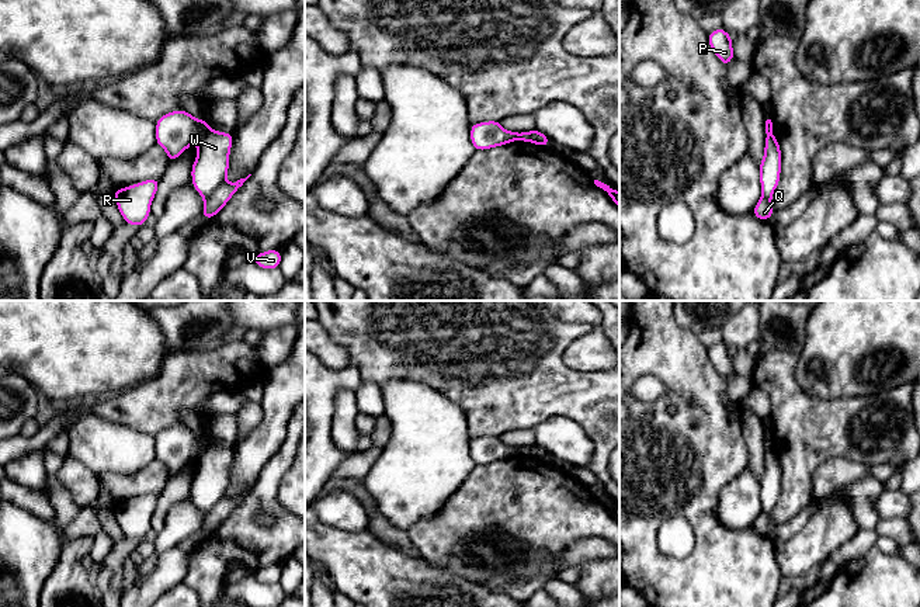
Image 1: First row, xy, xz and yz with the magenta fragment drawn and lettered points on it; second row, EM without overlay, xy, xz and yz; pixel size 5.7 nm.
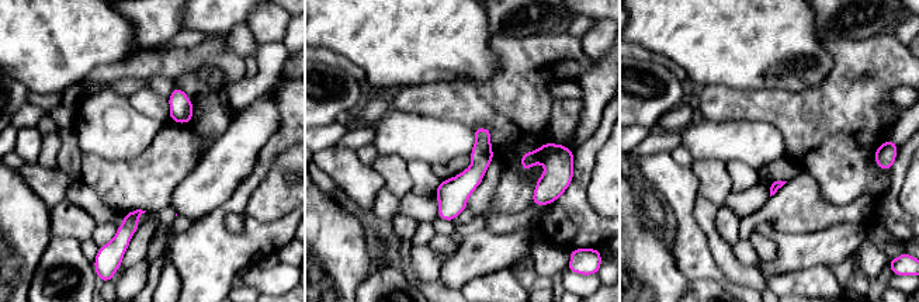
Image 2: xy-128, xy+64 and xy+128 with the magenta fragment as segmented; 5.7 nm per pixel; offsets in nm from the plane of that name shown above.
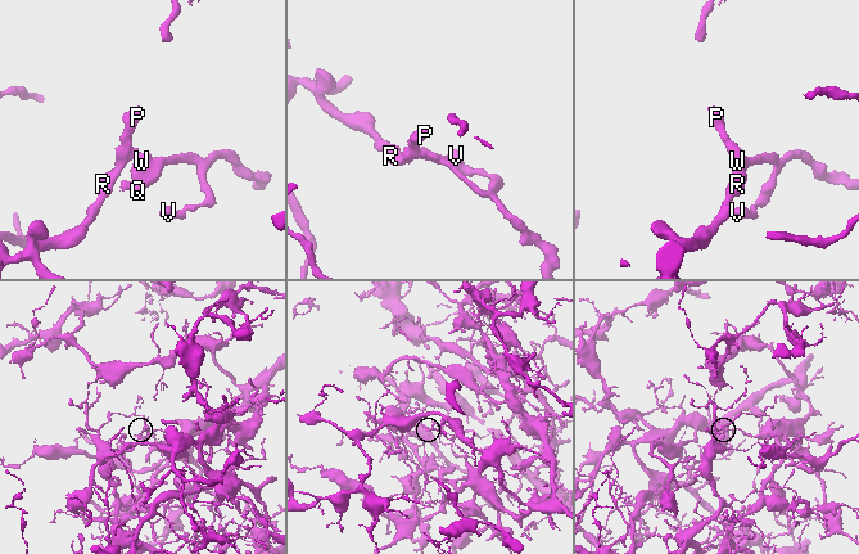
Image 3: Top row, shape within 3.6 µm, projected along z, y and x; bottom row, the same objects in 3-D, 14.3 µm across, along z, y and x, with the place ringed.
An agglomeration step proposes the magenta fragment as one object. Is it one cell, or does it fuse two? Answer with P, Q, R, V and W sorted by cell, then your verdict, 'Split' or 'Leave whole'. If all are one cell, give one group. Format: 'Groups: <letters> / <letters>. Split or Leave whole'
Groups: P R / Q V W. Split

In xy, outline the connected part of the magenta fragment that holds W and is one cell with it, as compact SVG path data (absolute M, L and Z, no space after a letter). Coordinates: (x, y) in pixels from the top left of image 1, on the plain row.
M209 444L202 454L198 457L198 468L194 475L192 483L191 483L191 492L192 492L192 502L199 507L199 510L204 513L204 523L201 531L205 531L208 534L212 534L233 511L233 509L243 500L243 497L251 490L249 489L246 493L240 493L236 497L226 497L226 489L229 486L229 469L230 462L233 458L233 450Z

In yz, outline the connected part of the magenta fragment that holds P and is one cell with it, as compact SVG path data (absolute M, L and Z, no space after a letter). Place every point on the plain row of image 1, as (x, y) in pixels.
M718 343L708 348L708 355L711 364L726 382L729 377L735 372L732 351L723 343Z

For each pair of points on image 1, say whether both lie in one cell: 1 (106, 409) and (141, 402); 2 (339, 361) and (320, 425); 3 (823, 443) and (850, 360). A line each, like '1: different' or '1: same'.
1: same
2: different
3: different

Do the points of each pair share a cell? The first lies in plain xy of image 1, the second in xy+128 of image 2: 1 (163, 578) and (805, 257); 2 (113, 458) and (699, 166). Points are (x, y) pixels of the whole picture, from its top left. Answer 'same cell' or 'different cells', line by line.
1: same cell
2: different cells

